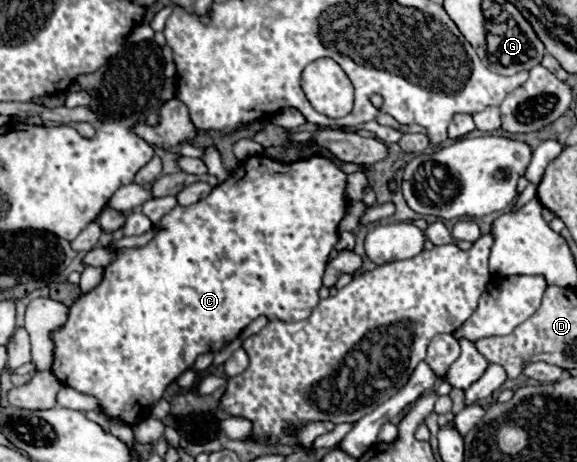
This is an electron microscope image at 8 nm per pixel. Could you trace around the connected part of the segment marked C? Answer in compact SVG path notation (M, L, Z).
M254 155L254 157L248 157L246 161L242 161L240 165L242 167L238 167L230 175L228 181L214 187L214 191L200 203L190 205L190 207L178 205L176 209L172 209L172 213L168 213L158 223L160 231L148 245L138 247L138 249L120 249L120 257L116 257L116 261L106 267L102 283L96 289L92 289L90 293L80 295L78 301L74 301L72 307L68 309L66 323L52 331L50 339L54 343L54 363L52 363L54 377L62 385L72 387L78 393L96 397L100 401L100 409L106 417L126 423L126 425L138 425L140 421L144 421L150 415L150 409L162 399L166 387L172 381L176 381L186 369L192 369L192 365L200 353L222 349L226 343L236 339L250 321L254 321L260 315L266 315L270 321L272 319L300 321L300 319L308 317L308 313L316 307L316 303L320 299L318 289L322 287L324 267L328 263L330 251L334 249L334 245L338 241L336 225L340 223L340 217L344 217L346 175L338 169L338 165L334 161L330 161L326 157L310 157L310 159L302 159L302 161L286 165L286 163L278 163L278 161L272 161L262 155Z

